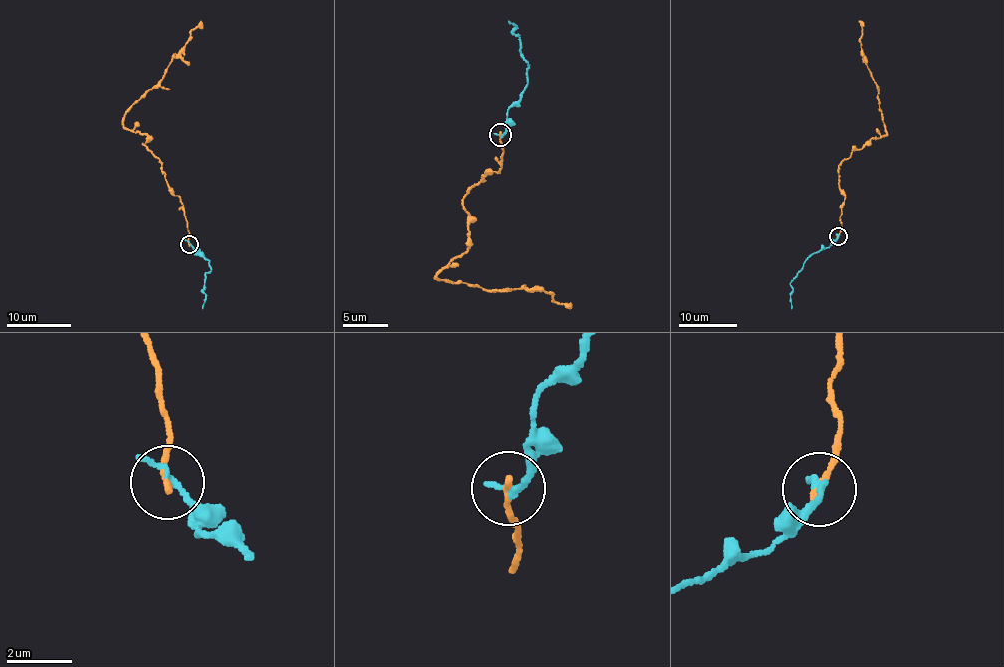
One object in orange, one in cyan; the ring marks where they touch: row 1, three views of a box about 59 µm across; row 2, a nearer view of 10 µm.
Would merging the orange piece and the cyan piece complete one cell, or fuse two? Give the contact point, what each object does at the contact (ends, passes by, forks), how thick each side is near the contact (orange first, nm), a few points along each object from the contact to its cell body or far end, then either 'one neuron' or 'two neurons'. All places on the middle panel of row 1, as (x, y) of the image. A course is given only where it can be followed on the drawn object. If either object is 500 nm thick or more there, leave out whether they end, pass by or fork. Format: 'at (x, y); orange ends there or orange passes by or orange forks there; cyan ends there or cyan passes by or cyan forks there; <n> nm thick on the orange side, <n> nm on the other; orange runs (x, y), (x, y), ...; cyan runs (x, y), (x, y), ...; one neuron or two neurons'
at (500, 135); orange ends there; cyan ends there; 200 nm thick on the orange side, 220 nm on the other; orange runs (499, 135), (502, 168), (487, 170), (462, 201), (471, 241), (436, 276), (495, 292), (534, 289), (572, 307); cyan runs (500, 136), (507, 111), (521, 98), (529, 62), (513, 31), (515, 25), (509, 21); two neurons

